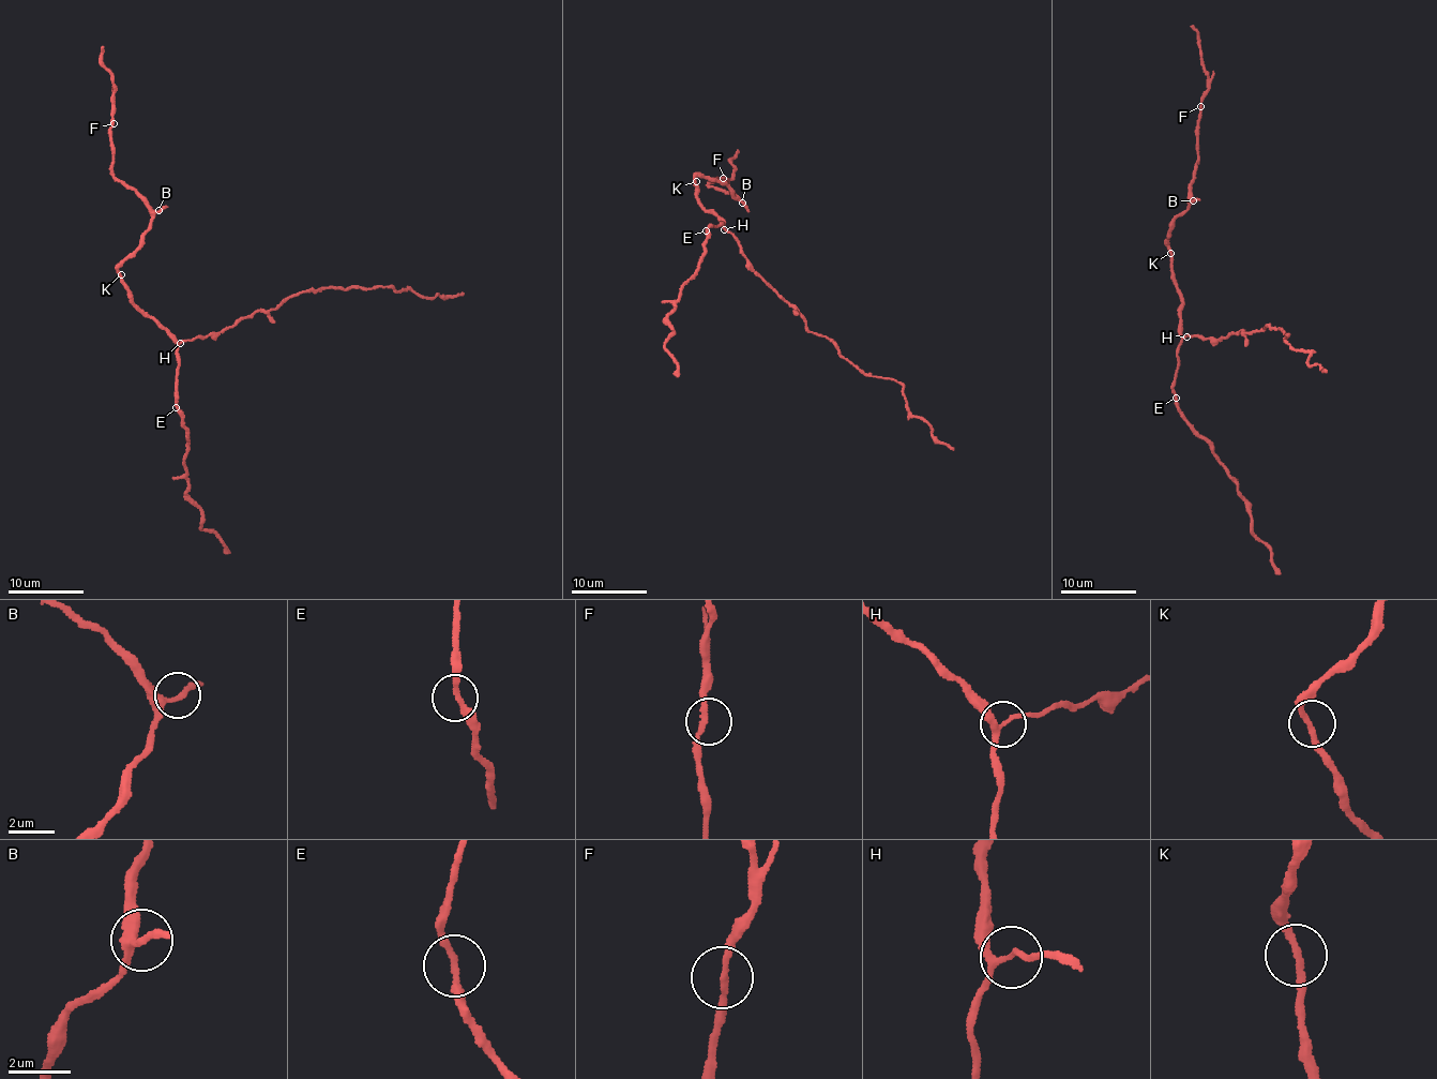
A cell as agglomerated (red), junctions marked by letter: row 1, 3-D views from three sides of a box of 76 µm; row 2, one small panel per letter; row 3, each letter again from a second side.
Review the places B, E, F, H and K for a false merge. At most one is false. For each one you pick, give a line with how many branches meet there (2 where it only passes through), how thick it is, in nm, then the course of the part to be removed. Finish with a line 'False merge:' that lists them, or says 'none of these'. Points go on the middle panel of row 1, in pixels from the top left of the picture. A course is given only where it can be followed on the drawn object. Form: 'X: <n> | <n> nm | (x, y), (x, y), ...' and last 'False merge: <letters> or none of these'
False merge: none of these

